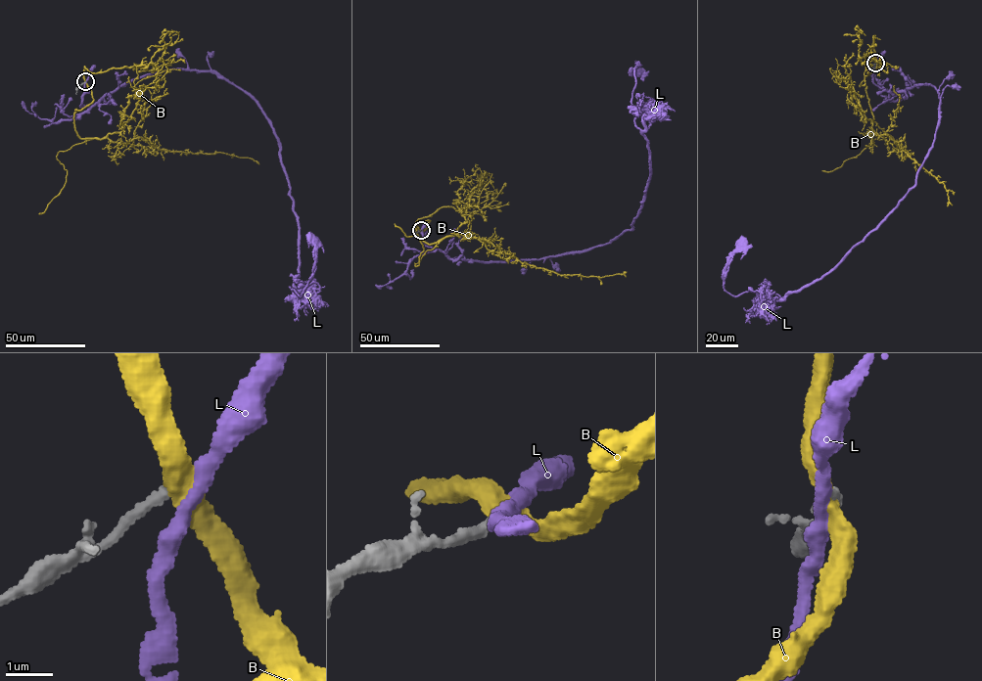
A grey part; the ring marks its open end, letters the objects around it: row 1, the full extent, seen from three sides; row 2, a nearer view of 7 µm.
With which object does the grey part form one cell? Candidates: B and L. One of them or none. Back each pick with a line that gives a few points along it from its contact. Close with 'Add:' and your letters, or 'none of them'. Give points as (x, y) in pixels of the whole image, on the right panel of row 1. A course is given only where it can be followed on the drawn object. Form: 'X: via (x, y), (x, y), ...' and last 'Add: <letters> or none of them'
Add: none of them

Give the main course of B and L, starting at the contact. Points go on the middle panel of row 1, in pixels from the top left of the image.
B: (421, 231), (428, 220), (415, 229), (429, 244), (467, 235), (561, 275), (601, 277), (627, 272)
L: (421, 230), (450, 258), (485, 262), (580, 252), (630, 230), (651, 170), (631, 103), (638, 63), (634, 71)

